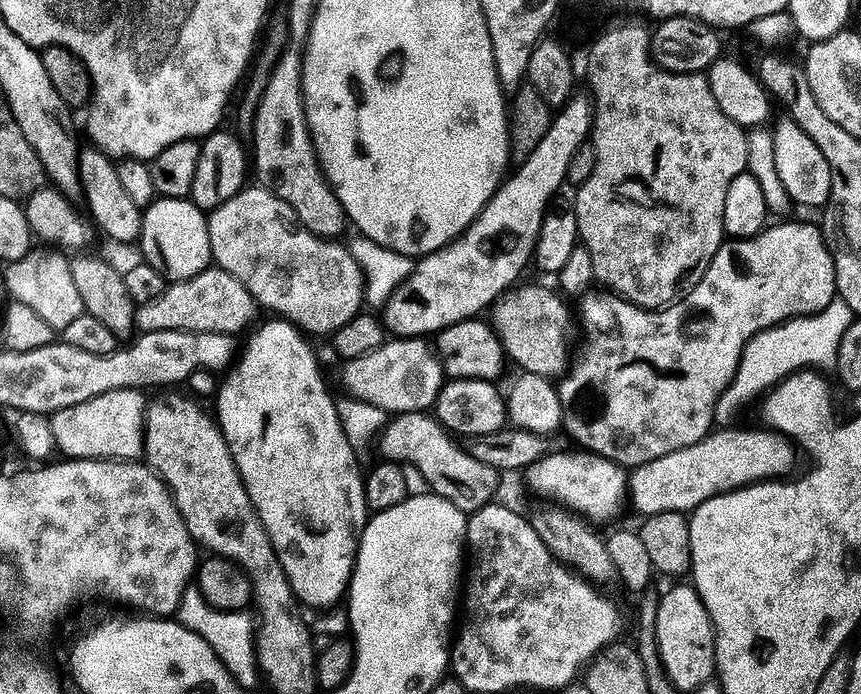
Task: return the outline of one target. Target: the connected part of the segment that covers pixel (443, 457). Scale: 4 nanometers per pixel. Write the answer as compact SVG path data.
M428 412L406 413L389 419L388 427L380 433L378 449L385 461L414 467L422 472L431 491L446 502L458 506L466 514L480 512L497 499L501 473L496 469L472 458L467 447L456 444L457 441L446 431L435 415Z

